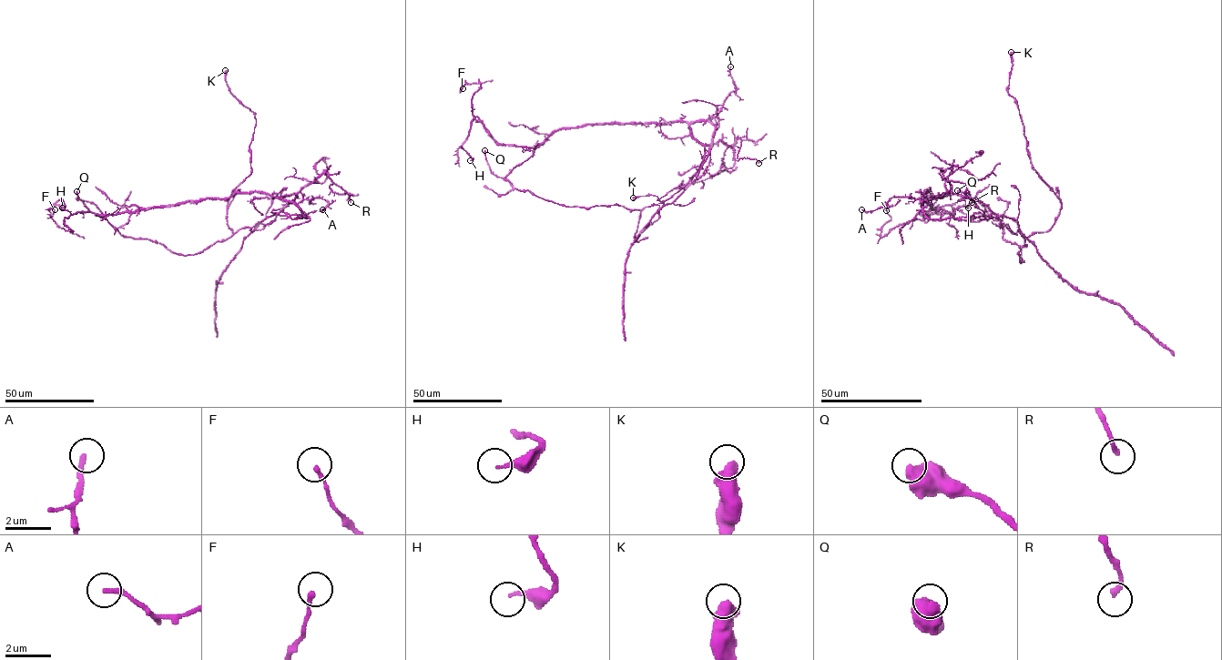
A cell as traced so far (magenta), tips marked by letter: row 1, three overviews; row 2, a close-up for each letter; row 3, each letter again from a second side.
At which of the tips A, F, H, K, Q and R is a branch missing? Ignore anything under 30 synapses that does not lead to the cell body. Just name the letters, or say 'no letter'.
no letter

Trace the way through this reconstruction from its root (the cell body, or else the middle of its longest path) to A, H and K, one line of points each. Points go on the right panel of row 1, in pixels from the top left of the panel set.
A: (952, 193), (933, 196), (922, 203), (920, 198), (892, 197), (886, 205), (873, 210), (861, 209)
H: (952, 193), (926, 198), (924, 193), (934, 208), (952, 217), (918, 212), (962, 198), (968, 208)
K: (952, 193), (1013, 218), (1025, 237), (1059, 213), (1008, 94), (1011, 52)

